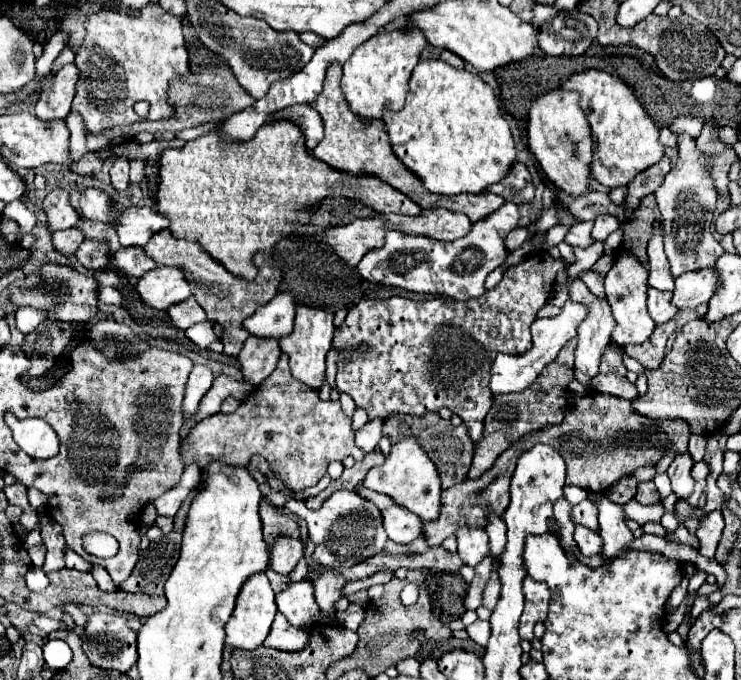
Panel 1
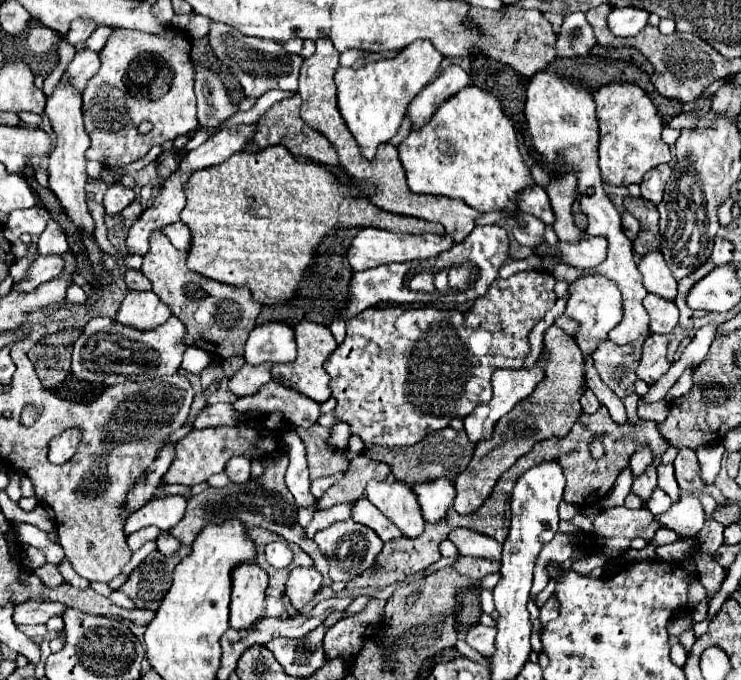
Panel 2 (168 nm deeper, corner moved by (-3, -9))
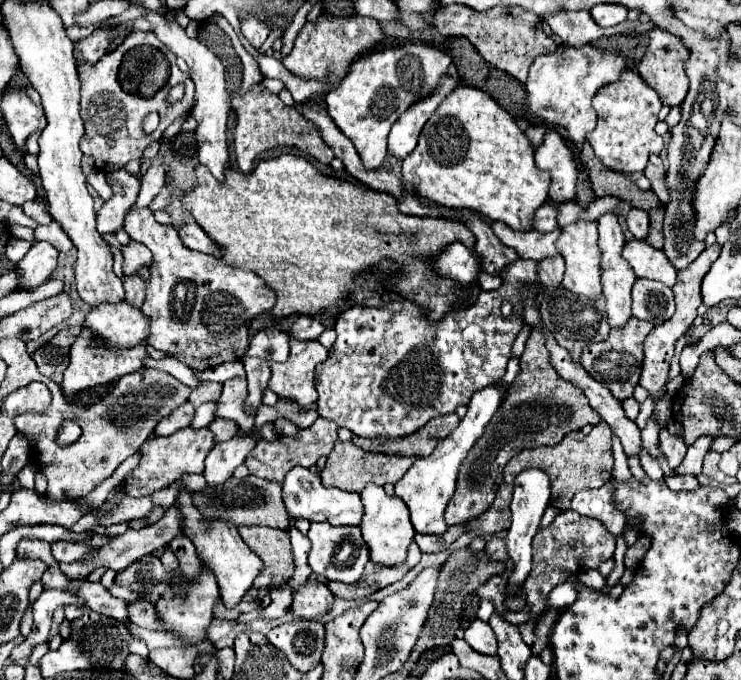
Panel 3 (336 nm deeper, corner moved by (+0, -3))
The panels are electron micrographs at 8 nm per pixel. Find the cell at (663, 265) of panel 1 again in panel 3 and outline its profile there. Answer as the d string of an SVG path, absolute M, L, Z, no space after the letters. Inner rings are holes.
M631 239L623 245L623 257L629 261L637 277L655 279L665 283L667 287L673 287L677 281L677 269L669 263L663 251L651 247L645 241Z

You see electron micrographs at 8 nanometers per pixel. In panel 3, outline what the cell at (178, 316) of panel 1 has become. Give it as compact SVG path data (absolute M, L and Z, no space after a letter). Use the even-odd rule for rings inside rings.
M83 329L71 347L71 363L63 375L61 391L63 391L65 399L71 401L79 391L85 391L89 387L97 387L97 385L105 385L105 383L113 383L113 381L121 379L125 373L139 371L143 367L141 361L145 357L147 357L147 353L145 353L143 343L139 343L133 349L121 349L121 351L107 349L107 347L101 347L99 343L93 343L93 335L89 335L89 331Z

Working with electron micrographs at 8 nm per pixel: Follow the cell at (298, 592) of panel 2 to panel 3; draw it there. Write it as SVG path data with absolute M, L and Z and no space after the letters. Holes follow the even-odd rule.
M305 583L299 591L293 593L291 611L303 619L315 619L317 615L327 615L333 607L333 593L325 583Z

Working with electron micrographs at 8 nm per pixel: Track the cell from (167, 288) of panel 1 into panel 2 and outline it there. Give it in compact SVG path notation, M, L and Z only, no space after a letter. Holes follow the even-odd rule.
M130 291L120 305L116 321L128 327L136 327L142 331L156 329L158 325L166 323L172 317L168 305L156 297L152 291Z

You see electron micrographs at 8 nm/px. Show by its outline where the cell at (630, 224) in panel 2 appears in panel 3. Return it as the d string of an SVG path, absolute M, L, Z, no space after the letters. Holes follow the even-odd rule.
M631 209L627 215L627 229L637 237L645 239L649 235L649 217L641 209Z

